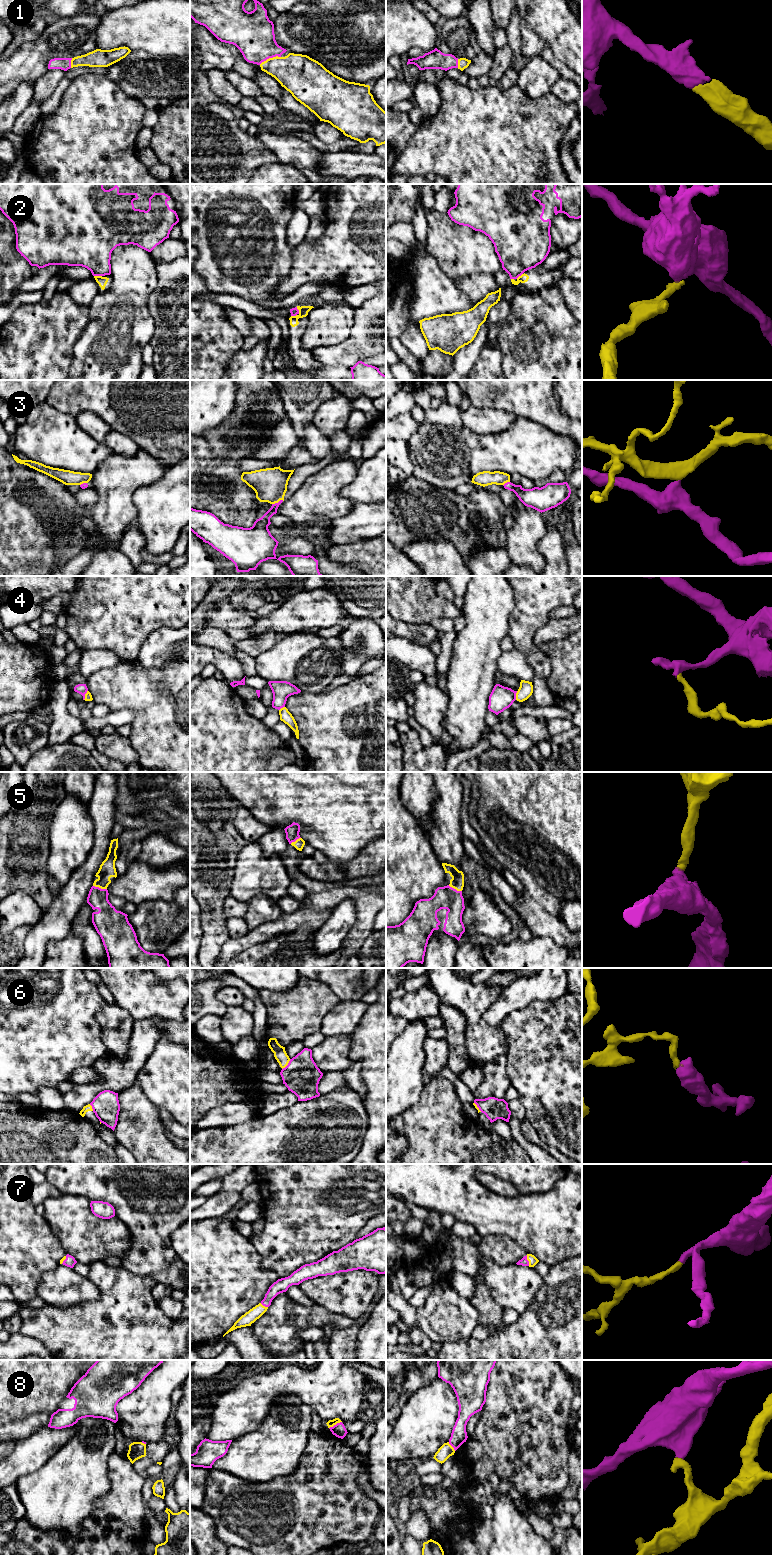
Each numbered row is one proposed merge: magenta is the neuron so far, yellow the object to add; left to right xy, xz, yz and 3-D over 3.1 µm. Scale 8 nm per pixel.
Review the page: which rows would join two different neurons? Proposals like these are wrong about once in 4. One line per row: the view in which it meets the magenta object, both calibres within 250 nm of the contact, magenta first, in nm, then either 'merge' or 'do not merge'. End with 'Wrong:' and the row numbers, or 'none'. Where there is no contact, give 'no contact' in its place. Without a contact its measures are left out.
1: meets magenta in xz; 340 nm thick on the magenta side, 300 nm on the other; merge
2: meets magenta in xy; 360 nm thick on the magenta side, 80 nm on the other; do not merge
3: meets magenta in xz; 130 nm thick on the magenta side, 280 nm on the other; merge
4: meets magenta in xy; 90 nm thick on the magenta side, 60 nm on the other; do not merge
5: meets magenta in xy; 190 nm thick on the magenta side, 130 nm on the other; merge
6: meets magenta in xz; 300 nm thick on the magenta side, 100 nm on the other; do not merge
7: meets magenta in yz; 60 nm thick on the magenta side, 70 nm on the other; merge
8: meets magenta in xz; 110 nm thick on the magenta side, 60 nm on the other; do not merge
Wrong: 2, 4, 6, 8

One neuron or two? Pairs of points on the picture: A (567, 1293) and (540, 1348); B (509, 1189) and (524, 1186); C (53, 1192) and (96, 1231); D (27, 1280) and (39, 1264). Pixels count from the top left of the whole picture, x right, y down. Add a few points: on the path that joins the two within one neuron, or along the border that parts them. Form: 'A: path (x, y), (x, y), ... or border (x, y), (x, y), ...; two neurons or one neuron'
A: path (567, 1307), (567, 1316), (549, 1334); one neuron
B: border (495, 1176), (508, 1181), (520, 1193); two neurons
C: border (62, 1194), (56, 1197), (48, 1197), (41, 1203); two neurons
D: path (27, 1276), (35, 1268); one neuron

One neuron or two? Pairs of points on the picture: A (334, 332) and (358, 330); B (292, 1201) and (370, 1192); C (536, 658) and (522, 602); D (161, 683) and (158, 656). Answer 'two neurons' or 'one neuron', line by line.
A: two neurons
B: one neuron
C: one neuron
D: two neurons

